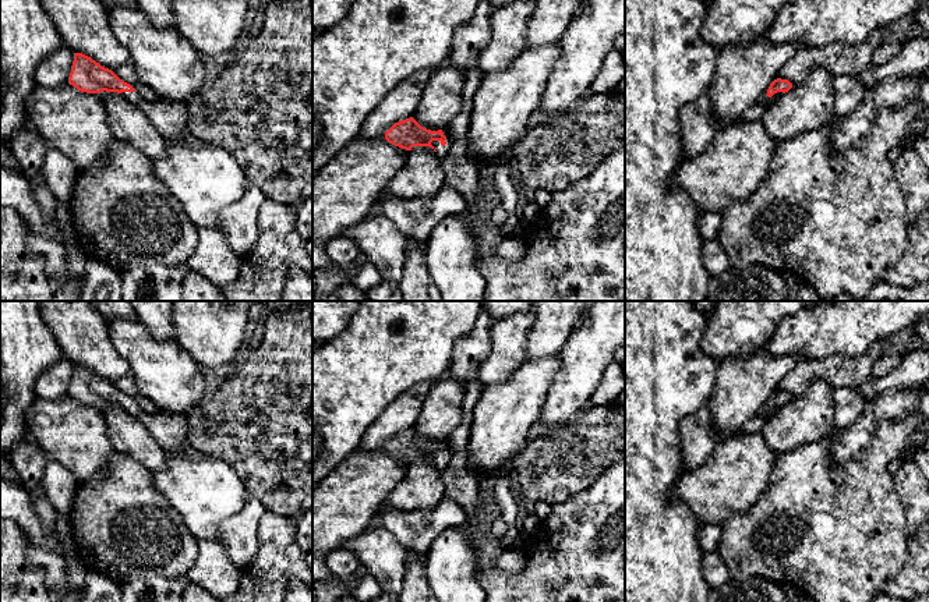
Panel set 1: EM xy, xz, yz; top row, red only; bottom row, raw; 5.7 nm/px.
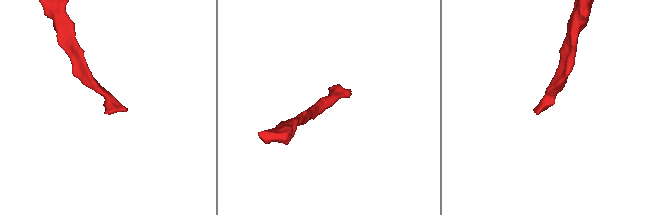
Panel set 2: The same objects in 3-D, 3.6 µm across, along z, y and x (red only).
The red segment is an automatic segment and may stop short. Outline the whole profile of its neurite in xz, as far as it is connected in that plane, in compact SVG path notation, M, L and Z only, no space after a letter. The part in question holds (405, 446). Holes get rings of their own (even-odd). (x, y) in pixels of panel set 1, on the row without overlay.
M413 429L395 435L385 445L385 452L406 463L411 463L413 458L430 458L437 463L439 470L446 468L451 463L451 456L442 442L427 442Z

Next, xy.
M74 365L68 396L86 406L117 404L137 418L166 453L186 454L183 445L187 442L187 415L163 410L146 414L112 382L102 379L82 365Z

